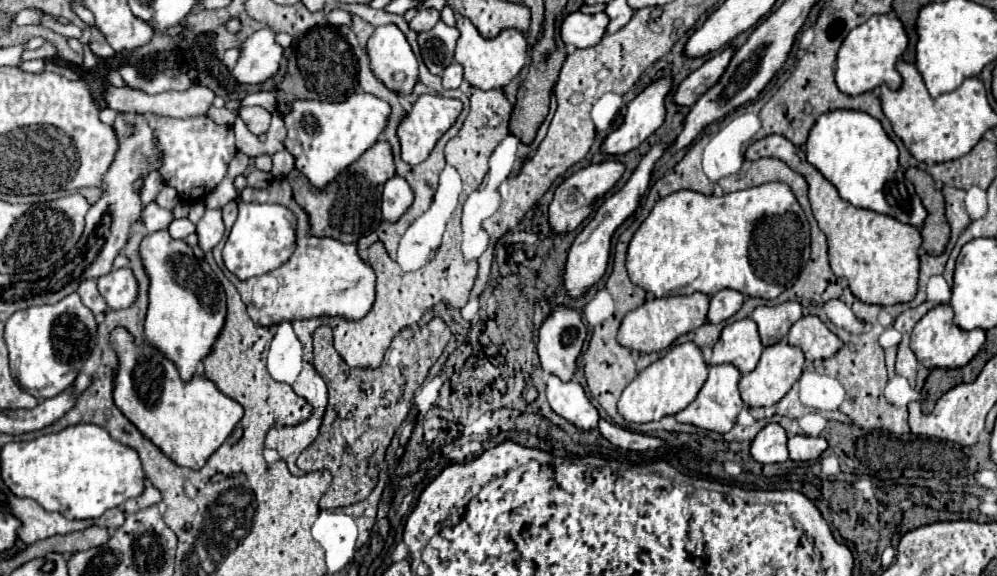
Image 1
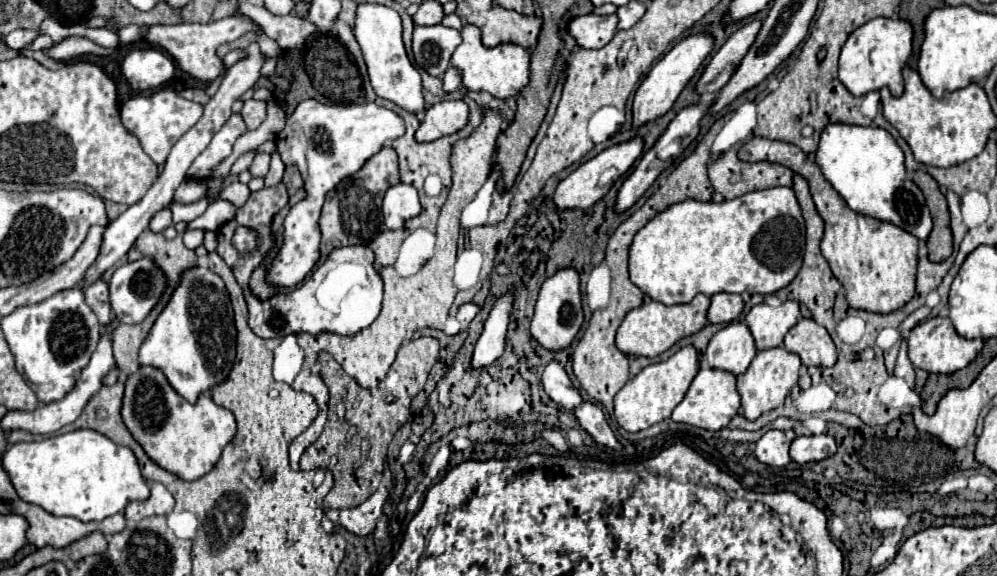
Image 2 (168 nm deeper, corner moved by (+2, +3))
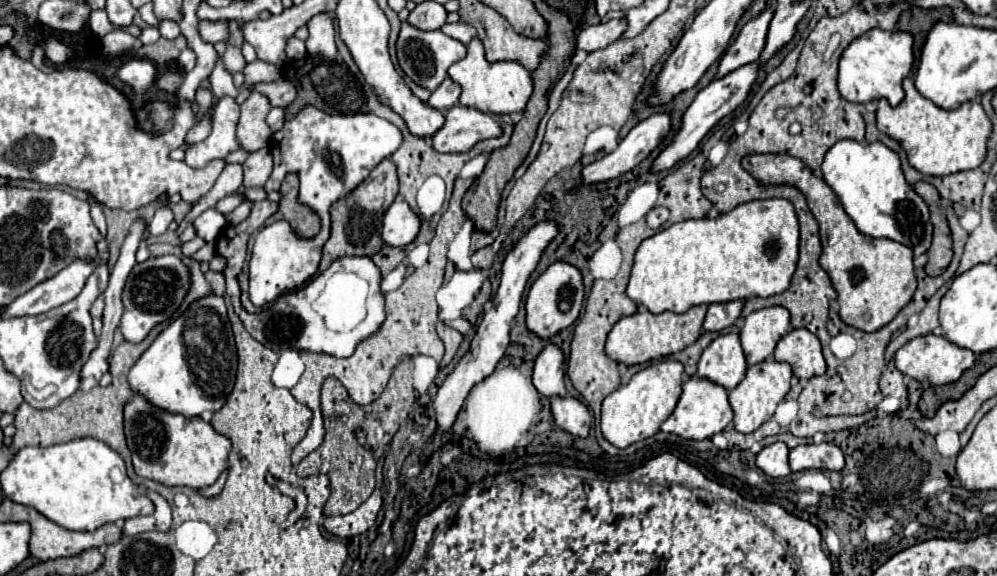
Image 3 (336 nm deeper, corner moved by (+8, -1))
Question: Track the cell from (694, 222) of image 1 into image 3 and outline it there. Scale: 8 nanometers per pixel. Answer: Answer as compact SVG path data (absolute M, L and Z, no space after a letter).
M766 199L738 205L736 209L716 219L688 219L658 231L654 237L640 243L626 295L644 305L650 313L686 313L694 305L728 303L748 297L770 297L786 291L798 261L798 217L790 201Z

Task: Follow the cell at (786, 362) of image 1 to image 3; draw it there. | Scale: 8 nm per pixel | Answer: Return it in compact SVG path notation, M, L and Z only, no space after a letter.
M768 357L758 365L748 367L744 379L728 393L734 411L734 429L740 433L754 433L764 421L768 421L774 415L776 405L786 397L790 389L790 379L792 379L790 365L774 361L772 357Z

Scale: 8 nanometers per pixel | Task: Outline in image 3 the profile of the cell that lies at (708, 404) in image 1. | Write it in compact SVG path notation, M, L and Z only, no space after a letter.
M690 377L682 385L682 395L680 401L674 409L674 413L664 421L662 431L678 435L682 439L692 439L692 441L702 441L710 439L716 433L722 433L728 423L732 421L732 407L728 403L728 393L724 387L710 383L708 379L700 377Z

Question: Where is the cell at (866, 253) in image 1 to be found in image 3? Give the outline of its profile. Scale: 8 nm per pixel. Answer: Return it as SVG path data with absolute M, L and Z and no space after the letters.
M746 155L742 167L760 185L790 185L796 187L808 201L812 215L820 225L822 255L820 265L830 275L832 287L838 293L838 315L846 325L860 331L878 331L888 325L896 313L910 303L916 291L916 275L912 267L912 249L890 241L862 235L842 209L836 193L822 177L816 177L800 159L790 155Z

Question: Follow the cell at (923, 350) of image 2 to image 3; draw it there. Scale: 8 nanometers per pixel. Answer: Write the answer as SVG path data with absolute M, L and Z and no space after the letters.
M924 335L924 337L916 337L916 339L908 341L902 349L898 349L894 363L896 363L896 369L900 373L916 379L918 383L946 385L946 383L958 381L960 375L974 365L974 353L950 343L946 337Z

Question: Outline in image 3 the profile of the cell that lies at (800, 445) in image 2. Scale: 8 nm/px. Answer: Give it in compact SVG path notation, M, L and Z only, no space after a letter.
M832 443L800 445L790 451L790 467L792 467L792 471L804 471L804 469L842 471L844 453Z

